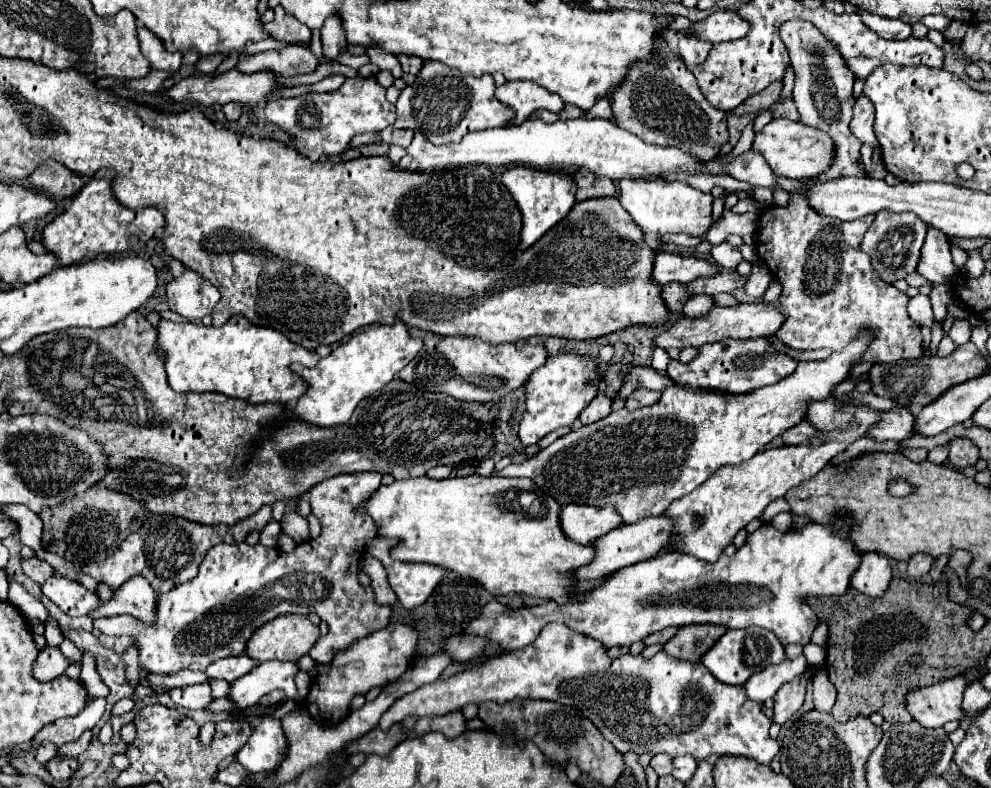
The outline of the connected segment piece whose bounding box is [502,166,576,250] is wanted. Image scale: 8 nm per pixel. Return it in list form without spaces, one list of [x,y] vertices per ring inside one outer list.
[[[510,166],[502,174],[502,184],[510,190],[514,200],[518,202],[518,208],[524,218],[522,228],[522,244],[520,248],[532,246],[538,238],[542,238],[556,222],[560,222],[570,208],[574,206],[574,194],[576,194],[576,182],[570,174],[552,172],[552,170],[532,170],[530,166]]]

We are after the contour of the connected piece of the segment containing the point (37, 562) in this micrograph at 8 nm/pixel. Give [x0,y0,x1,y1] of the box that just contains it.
[22,556,54,584]

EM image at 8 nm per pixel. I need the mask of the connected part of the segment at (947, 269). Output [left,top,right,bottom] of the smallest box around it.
[916,227,960,284]

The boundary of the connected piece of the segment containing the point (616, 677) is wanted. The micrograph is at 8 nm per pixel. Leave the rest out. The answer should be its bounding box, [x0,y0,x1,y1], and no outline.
[380,624,780,764]

